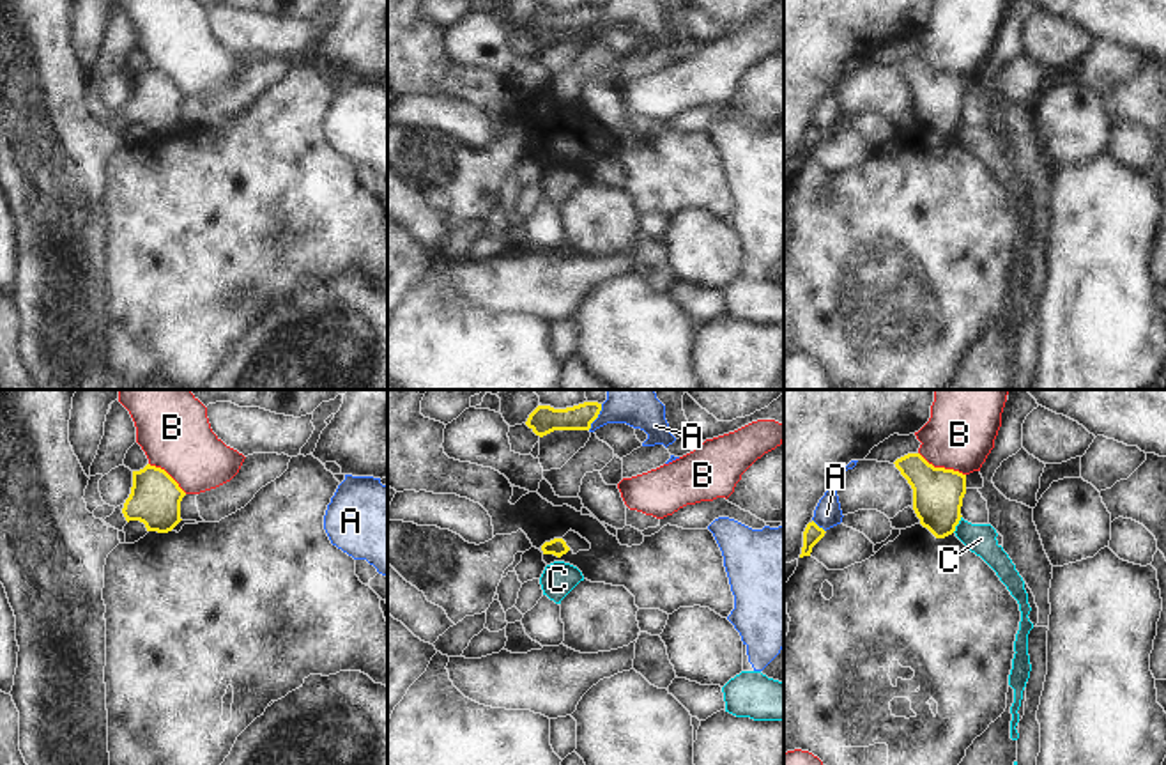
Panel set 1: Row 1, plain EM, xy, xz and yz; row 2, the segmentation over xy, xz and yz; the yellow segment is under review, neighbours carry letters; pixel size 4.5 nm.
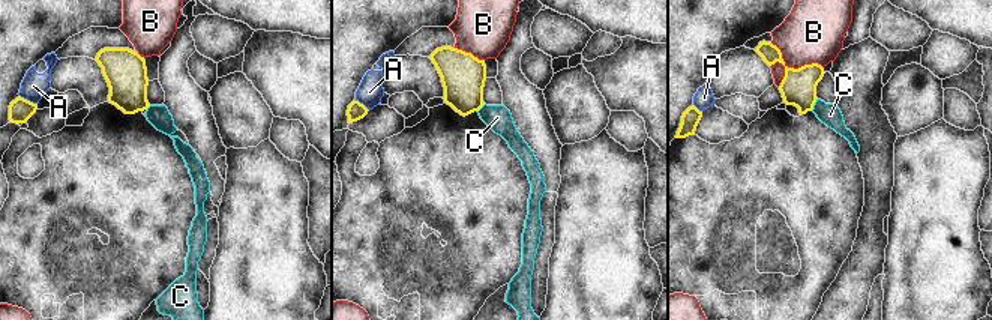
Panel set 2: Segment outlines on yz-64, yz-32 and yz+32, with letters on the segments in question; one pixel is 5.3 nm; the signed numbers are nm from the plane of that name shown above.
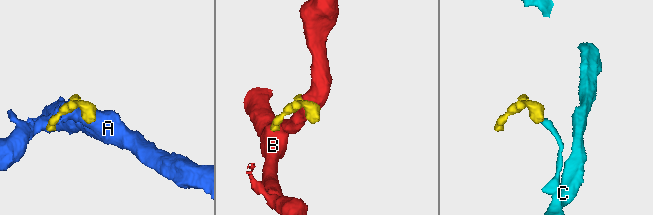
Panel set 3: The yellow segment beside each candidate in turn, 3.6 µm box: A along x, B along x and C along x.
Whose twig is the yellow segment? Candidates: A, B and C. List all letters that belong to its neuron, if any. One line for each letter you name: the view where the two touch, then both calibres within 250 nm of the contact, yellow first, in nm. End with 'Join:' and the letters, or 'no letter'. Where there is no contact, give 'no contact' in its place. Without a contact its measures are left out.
Join: no letter

